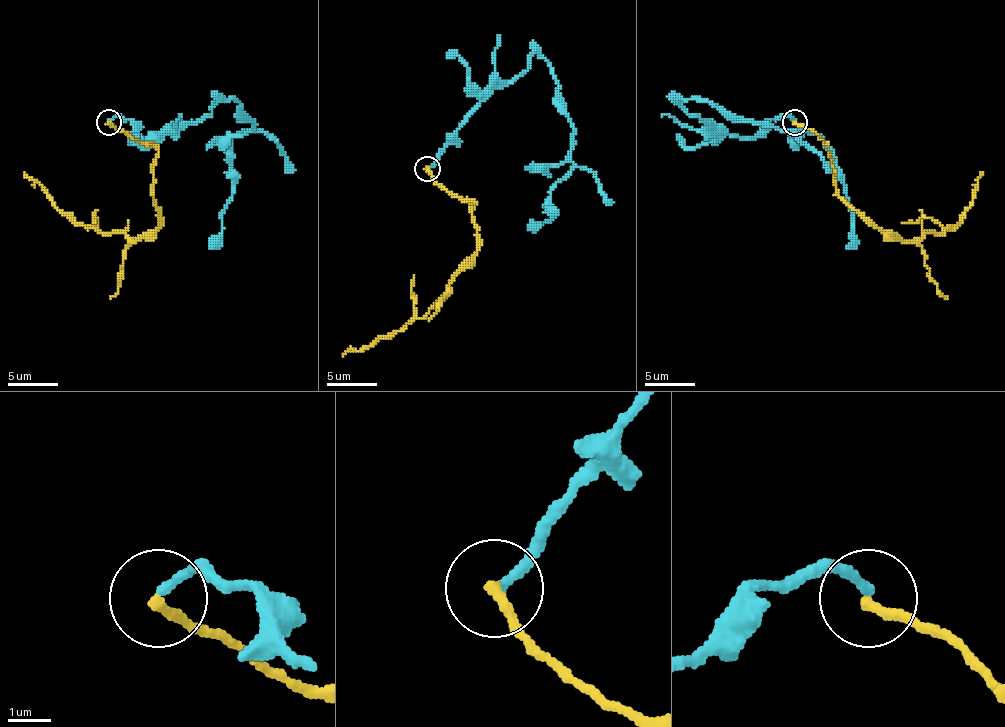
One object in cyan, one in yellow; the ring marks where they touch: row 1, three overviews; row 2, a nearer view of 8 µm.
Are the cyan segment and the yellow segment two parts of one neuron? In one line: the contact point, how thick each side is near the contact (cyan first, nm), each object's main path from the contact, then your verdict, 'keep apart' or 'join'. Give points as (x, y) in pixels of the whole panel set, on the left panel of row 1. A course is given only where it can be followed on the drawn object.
place (108, 122); calibres 220 and 240 nm; course cyan (108, 121), (123, 116), (143, 137), (161, 137), (234, 99), (255, 129), (234, 134), (232, 195), (209, 248); course yellow (108, 121), (158, 152), (153, 230), (131, 240), (67, 218), (24, 172); keep apart

